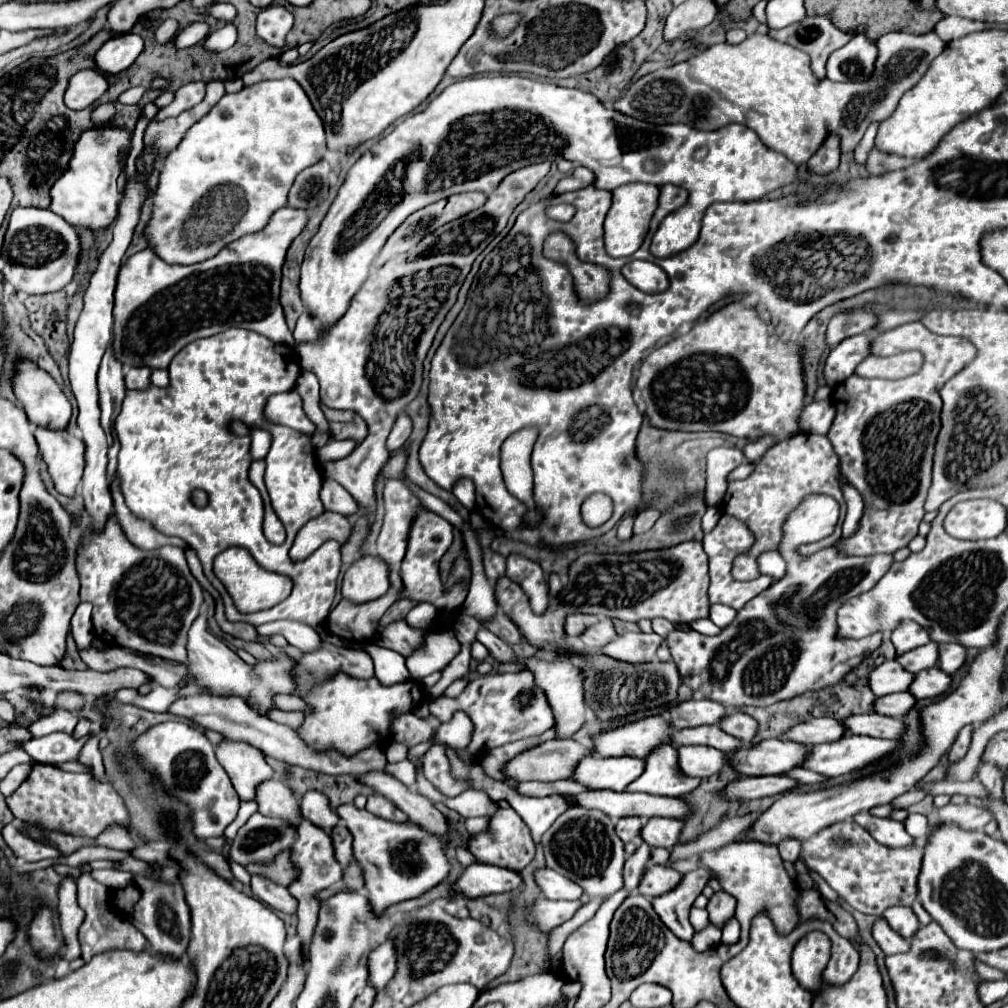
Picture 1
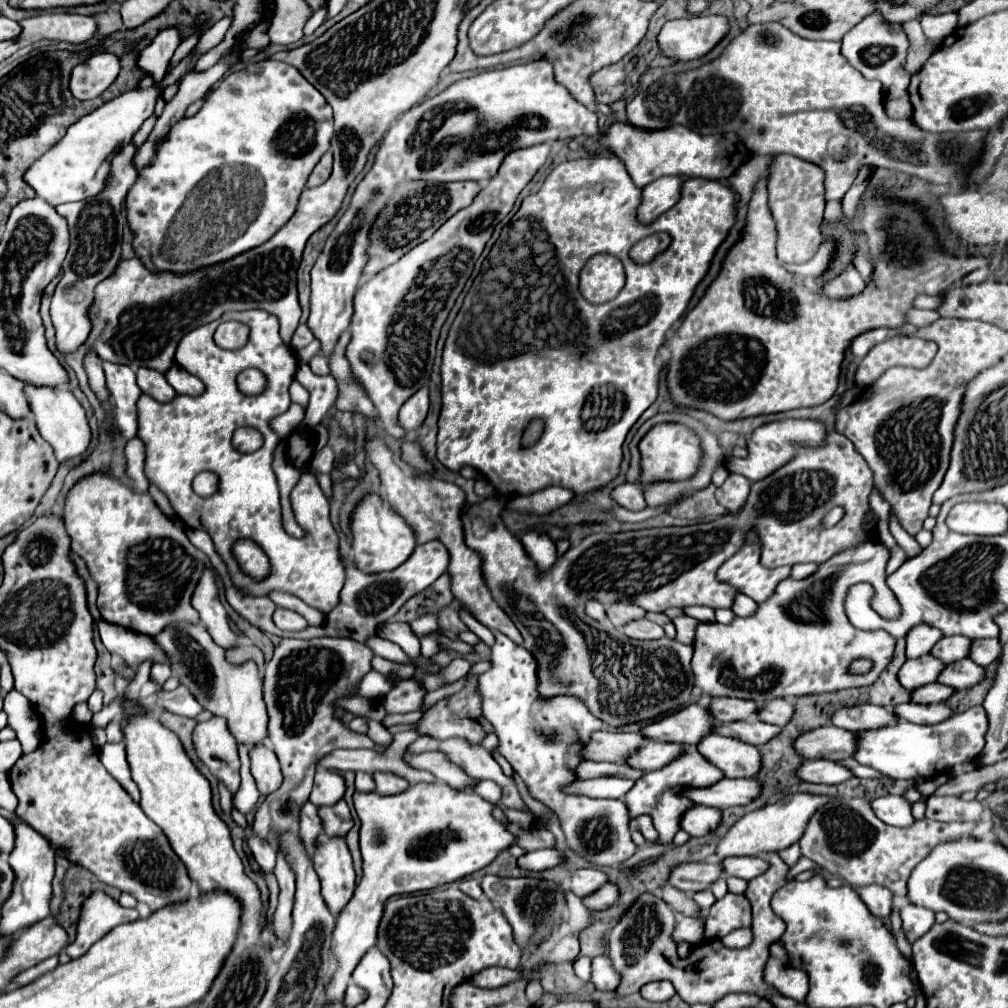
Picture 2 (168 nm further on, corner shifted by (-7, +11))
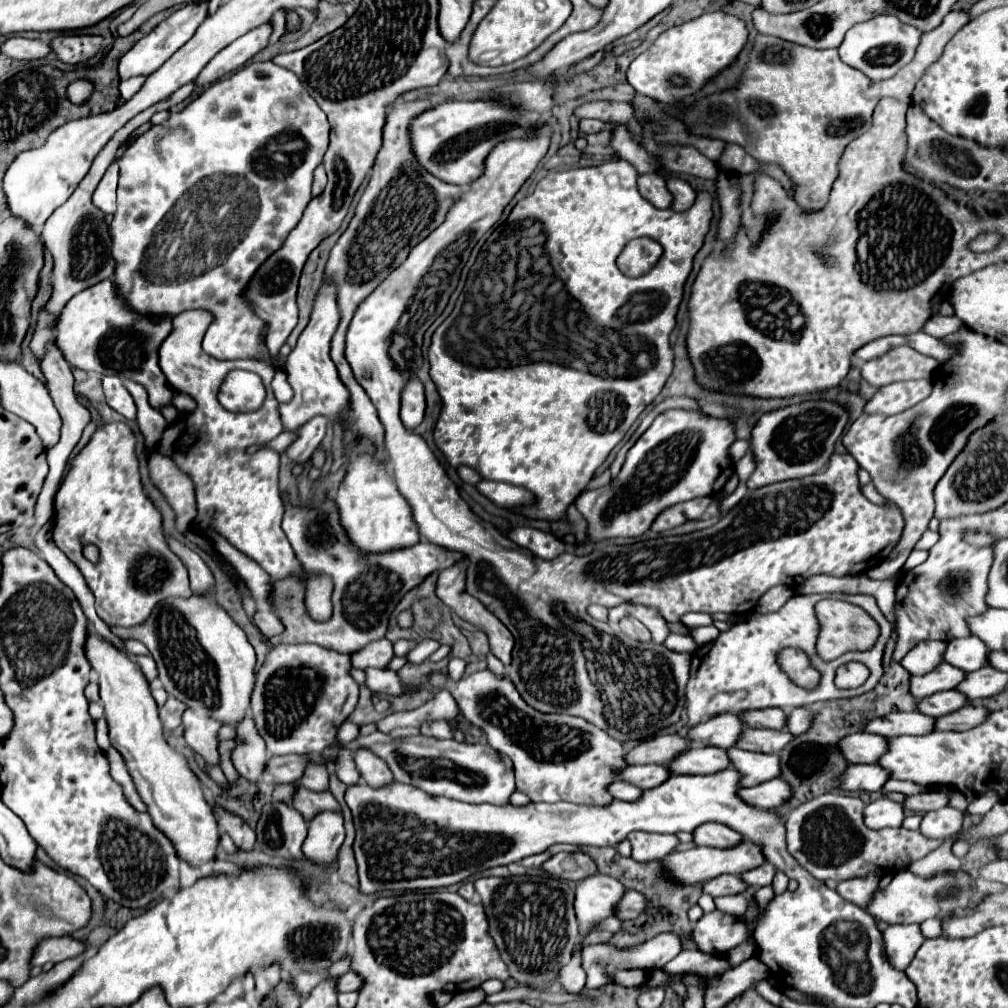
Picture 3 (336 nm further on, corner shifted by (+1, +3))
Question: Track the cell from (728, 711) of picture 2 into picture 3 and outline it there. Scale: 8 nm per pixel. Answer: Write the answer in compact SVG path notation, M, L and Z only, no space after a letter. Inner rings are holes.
M764 708L764 710L748 710L742 712L740 718L748 728L774 728L782 730L784 728L784 710L780 708Z

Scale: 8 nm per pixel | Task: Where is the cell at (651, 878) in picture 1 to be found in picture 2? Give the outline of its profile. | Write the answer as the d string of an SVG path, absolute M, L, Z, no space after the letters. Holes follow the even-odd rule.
M698 862L698 864L680 864L670 874L670 884L686 894L694 894L700 890L708 890L712 882L722 876L722 868L718 862Z

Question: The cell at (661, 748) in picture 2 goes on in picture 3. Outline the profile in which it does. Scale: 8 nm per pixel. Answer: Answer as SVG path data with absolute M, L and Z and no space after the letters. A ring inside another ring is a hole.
M692 746L668 762L674 774L712 774L728 768L728 756L714 746Z

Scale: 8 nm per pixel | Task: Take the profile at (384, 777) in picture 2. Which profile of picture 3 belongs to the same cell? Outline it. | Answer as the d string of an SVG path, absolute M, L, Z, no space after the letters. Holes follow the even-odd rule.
M366 750L356 752L354 754L354 762L356 762L356 768L358 768L362 780L368 786L372 786L372 788L384 788L384 786L394 782L392 772L388 770L388 766L380 758L372 756L372 752L366 752Z

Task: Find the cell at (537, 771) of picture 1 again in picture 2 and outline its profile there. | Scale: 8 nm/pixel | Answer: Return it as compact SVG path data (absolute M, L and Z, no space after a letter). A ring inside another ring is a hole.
M596 732L584 746L584 760L592 762L626 762L628 756L636 754L648 738L644 734L624 732Z

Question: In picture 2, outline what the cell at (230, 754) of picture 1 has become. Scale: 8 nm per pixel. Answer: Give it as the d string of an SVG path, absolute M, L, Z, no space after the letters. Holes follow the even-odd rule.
M202 622L180 624L180 628L166 628L152 640L164 650L168 664L180 678L180 684L186 686L192 696L196 696L202 708L228 720L236 742L244 742L248 746L264 742L268 736L268 714L262 700L262 674L254 660L246 660L244 664L230 664L226 660L226 650L216 646Z

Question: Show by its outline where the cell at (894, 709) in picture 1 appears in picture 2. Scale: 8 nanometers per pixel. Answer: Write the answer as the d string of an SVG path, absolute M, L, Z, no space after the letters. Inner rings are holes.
M926 684L922 688L916 688L912 692L912 702L916 704L936 704L936 702L946 702L956 690L944 684Z

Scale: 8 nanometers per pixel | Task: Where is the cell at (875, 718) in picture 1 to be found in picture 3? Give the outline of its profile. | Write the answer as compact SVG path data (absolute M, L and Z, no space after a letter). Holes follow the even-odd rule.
M964 706L960 710L954 710L946 716L936 718L934 722L934 730L968 730L974 728L980 720L984 720L988 712L984 708L972 708L972 706Z

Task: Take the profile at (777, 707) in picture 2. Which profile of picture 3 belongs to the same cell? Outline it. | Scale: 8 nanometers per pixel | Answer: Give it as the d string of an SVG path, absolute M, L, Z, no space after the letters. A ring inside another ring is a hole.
M794 708L786 712L786 730L798 736L800 732L808 730L808 724L812 720L812 712L808 708Z

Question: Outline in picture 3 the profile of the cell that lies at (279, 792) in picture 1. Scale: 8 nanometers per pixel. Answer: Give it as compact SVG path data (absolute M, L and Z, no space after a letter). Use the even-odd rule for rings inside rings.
M246 716L244 722L236 724L236 732L242 738L242 742L232 752L232 762L242 778L246 778L248 782L256 782L262 776L268 762L266 744L264 740L260 740L250 716Z

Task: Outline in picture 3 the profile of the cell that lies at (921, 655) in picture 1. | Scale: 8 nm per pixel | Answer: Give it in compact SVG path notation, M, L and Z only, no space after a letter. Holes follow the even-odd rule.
M976 636L956 638L956 640L948 642L948 648L944 652L944 662L952 664L964 672L974 672L988 664L986 654L988 654L988 648L980 638L976 638Z

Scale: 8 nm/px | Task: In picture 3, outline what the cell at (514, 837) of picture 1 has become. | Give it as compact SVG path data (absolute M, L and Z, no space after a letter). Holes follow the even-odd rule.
M426 722L420 732L424 736L430 736L430 738L438 738L438 740L450 740L454 738L452 736L452 726L448 722Z

